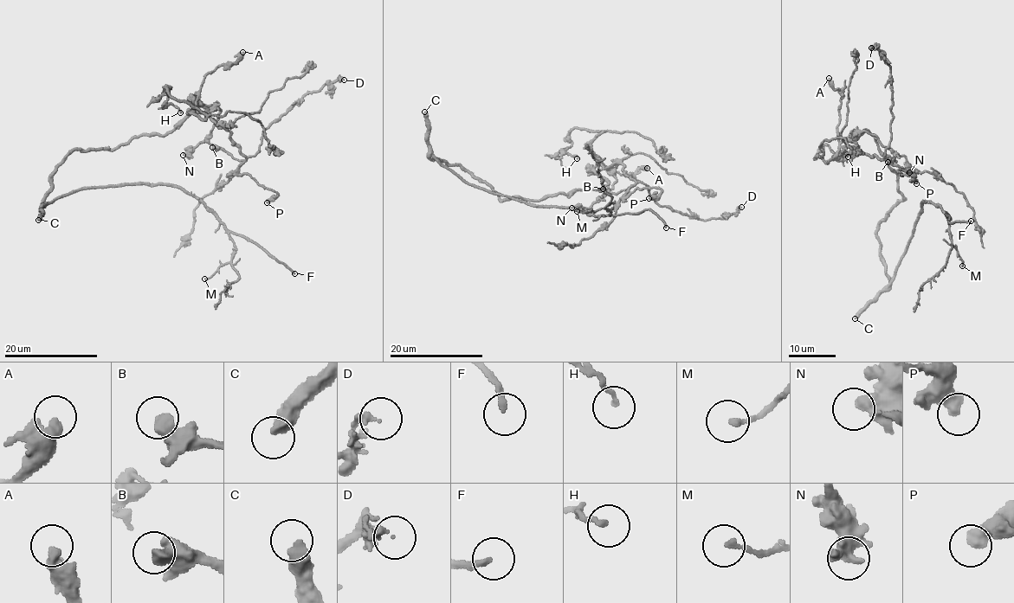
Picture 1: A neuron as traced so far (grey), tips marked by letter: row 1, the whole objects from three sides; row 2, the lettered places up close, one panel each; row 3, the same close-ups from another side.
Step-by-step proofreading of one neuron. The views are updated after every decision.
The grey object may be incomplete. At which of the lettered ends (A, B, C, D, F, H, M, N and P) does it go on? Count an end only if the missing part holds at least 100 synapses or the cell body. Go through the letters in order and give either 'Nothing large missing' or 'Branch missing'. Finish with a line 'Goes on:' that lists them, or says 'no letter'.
A: Nothing large missing
B: Nothing large missing
C: Branch missing
D: Nothing large missing
F: Branch missing
H: Nothing large missing
M: Nothing large missing
N: Nothing large missing
P: Nothing large missing
Goes on: C, F

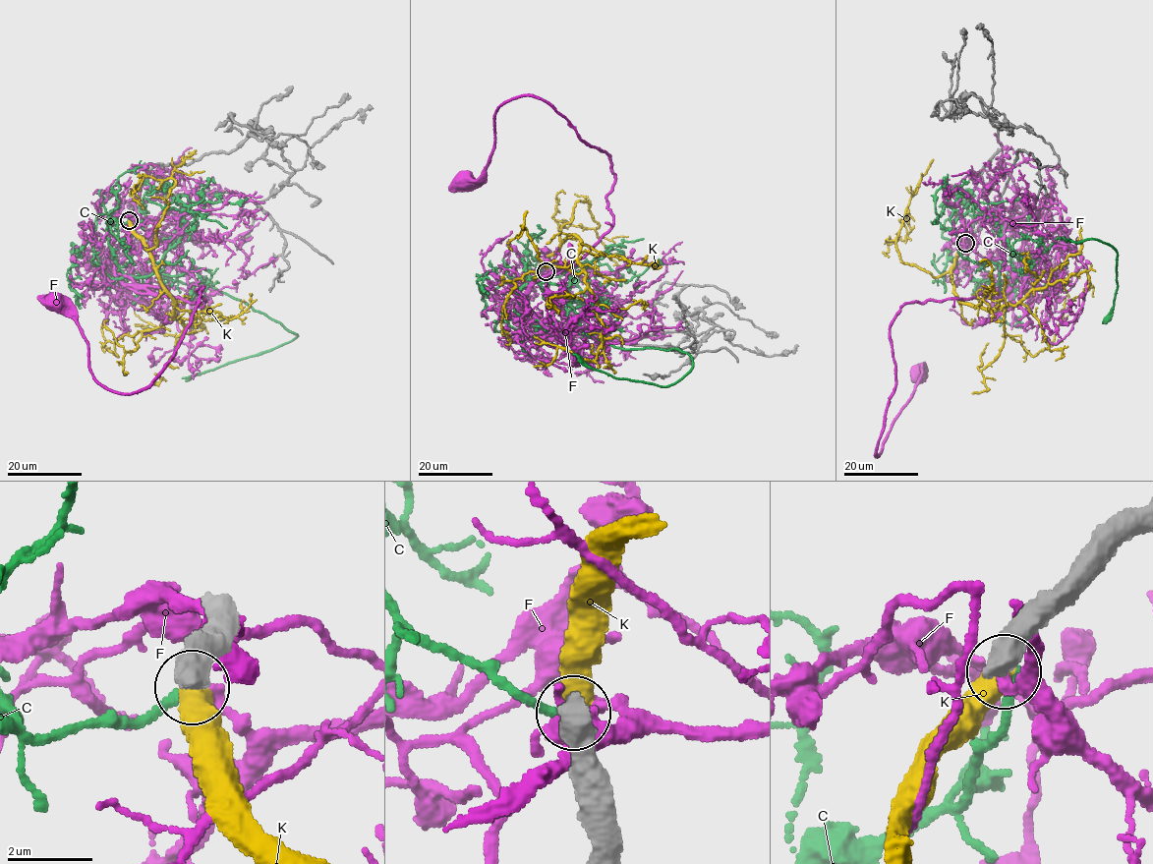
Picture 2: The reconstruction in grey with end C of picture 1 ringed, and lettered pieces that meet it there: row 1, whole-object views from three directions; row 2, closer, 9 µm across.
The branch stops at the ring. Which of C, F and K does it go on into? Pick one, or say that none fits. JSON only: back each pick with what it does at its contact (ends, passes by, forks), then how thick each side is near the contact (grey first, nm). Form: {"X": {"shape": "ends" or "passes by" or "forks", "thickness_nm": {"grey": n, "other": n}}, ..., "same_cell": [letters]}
{"K": {"shape": "ends", "thickness_nm": {"grey": 600, "other": 550}}, "same_cell": ["K"]}

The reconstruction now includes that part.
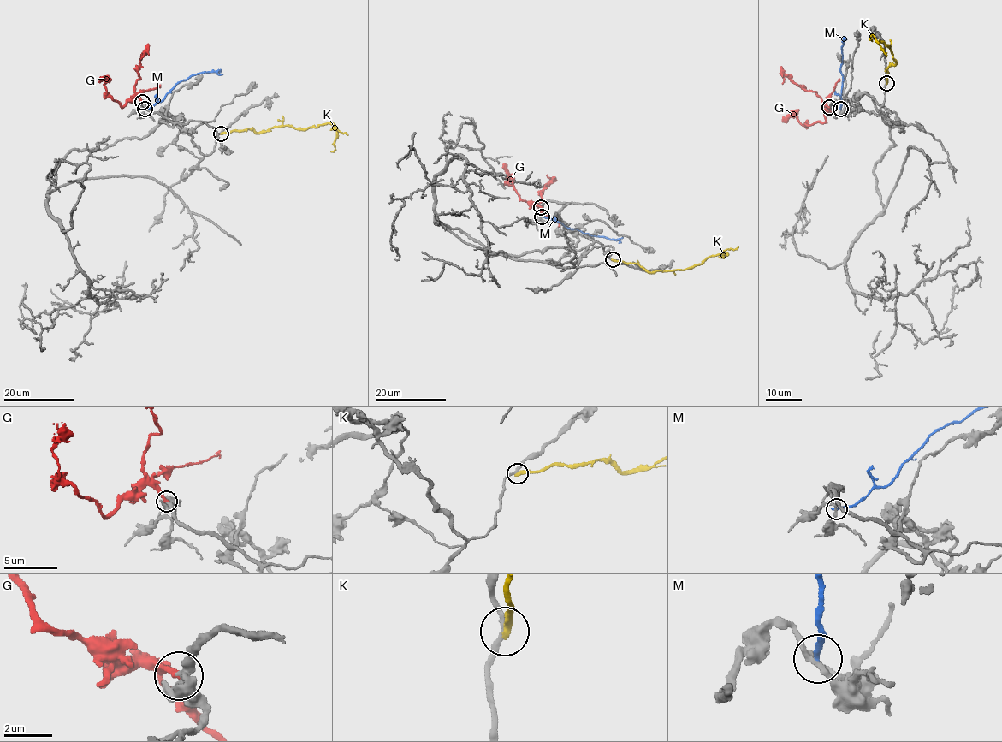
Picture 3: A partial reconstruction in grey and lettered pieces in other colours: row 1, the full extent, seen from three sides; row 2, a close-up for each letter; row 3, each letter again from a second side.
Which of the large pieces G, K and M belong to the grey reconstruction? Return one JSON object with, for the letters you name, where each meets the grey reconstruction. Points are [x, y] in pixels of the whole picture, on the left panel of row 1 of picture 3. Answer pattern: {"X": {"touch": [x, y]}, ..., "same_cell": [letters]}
{"G": {"touch": [142, 102]}, "same_cell": ["G"]}

